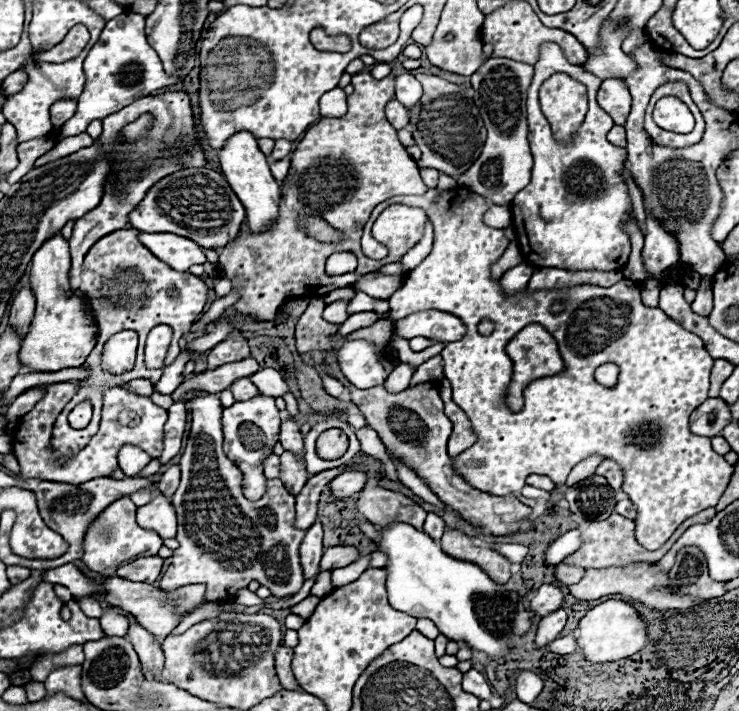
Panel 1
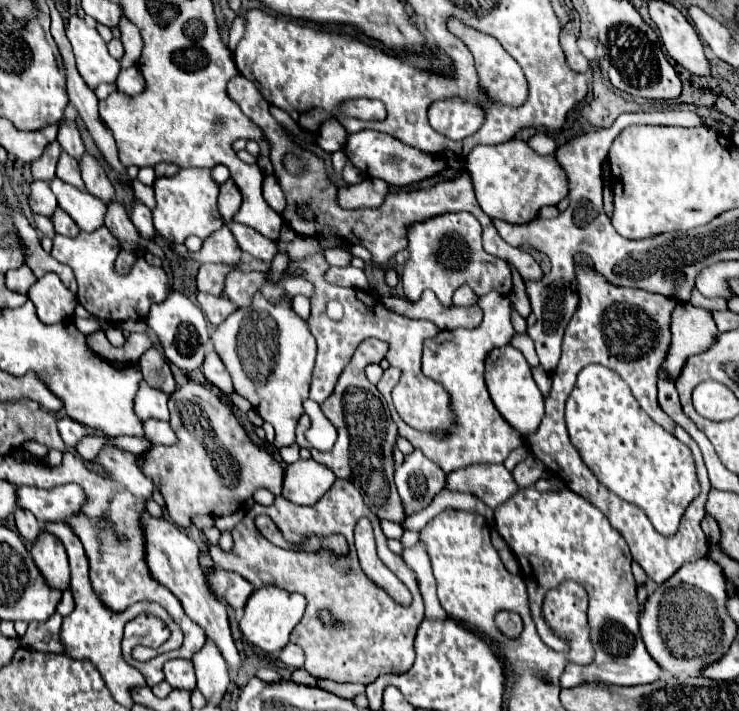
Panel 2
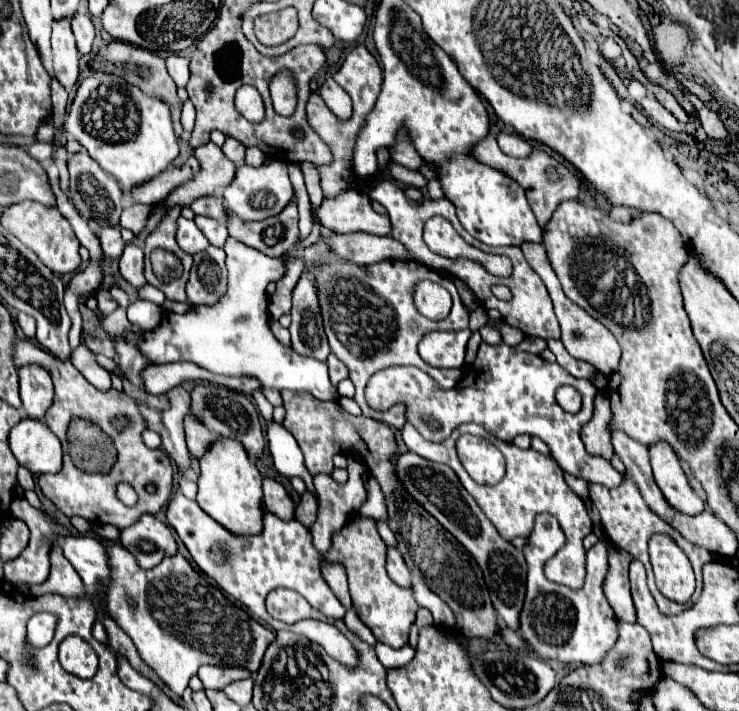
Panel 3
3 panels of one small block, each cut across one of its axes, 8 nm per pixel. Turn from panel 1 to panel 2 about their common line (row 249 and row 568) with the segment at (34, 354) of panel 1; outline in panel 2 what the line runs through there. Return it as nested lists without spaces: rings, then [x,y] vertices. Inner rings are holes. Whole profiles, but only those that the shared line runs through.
[[[40,532],[30,552],[36,566],[44,574],[46,582],[52,588],[66,590],[70,584],[70,570],[68,570],[68,556],[64,554],[64,544],[56,540],[54,534]]]

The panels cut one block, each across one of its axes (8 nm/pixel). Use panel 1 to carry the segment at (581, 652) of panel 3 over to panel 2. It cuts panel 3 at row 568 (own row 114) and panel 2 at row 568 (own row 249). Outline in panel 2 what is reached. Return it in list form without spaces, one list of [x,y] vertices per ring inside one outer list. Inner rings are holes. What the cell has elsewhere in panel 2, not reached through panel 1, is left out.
[[[568,486],[548,492],[526,488],[494,510],[494,524],[496,532],[506,540],[518,562],[528,562],[528,568],[524,570],[528,602],[538,634],[546,646],[566,652],[564,642],[552,634],[540,614],[544,594],[552,588],[552,580],[580,582],[590,596],[588,624],[596,656],[594,662],[586,666],[569,663],[559,680],[561,688],[575,687],[582,682],[636,686],[660,680],[662,668],[648,654],[638,630],[640,604],[630,570],[632,556],[628,544],[624,542],[624,536],[612,528],[608,518],[592,506],[592,502],[568,490]]]

